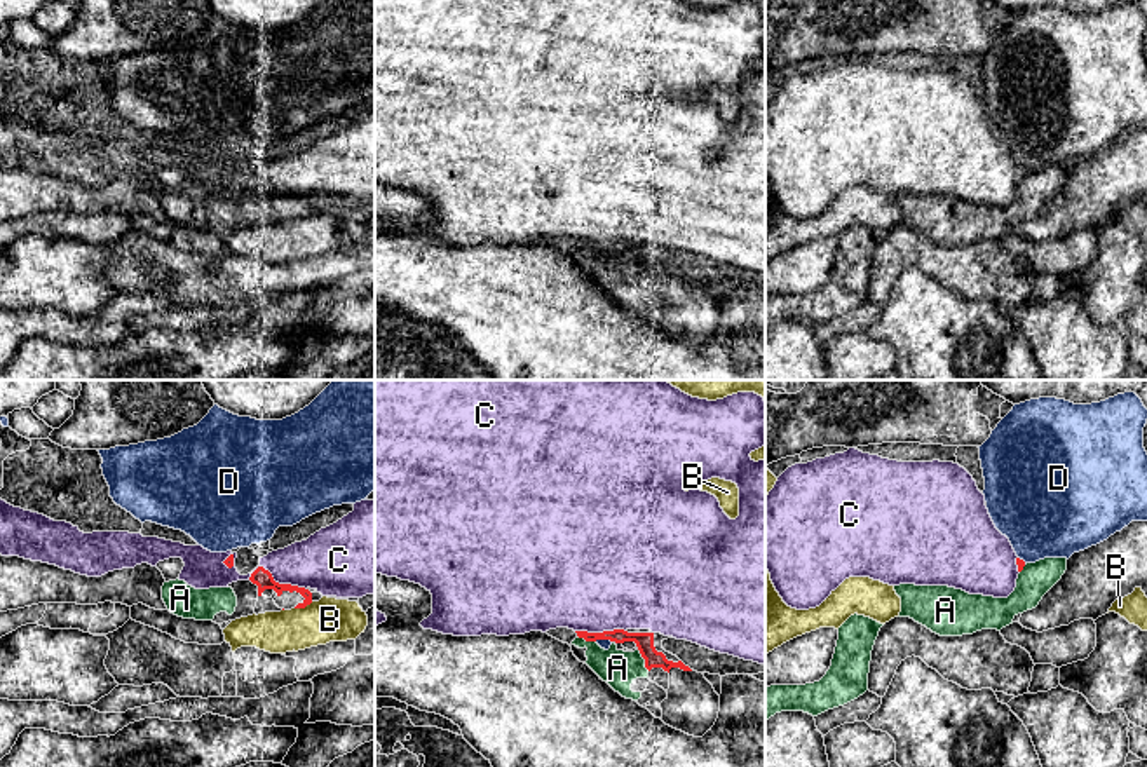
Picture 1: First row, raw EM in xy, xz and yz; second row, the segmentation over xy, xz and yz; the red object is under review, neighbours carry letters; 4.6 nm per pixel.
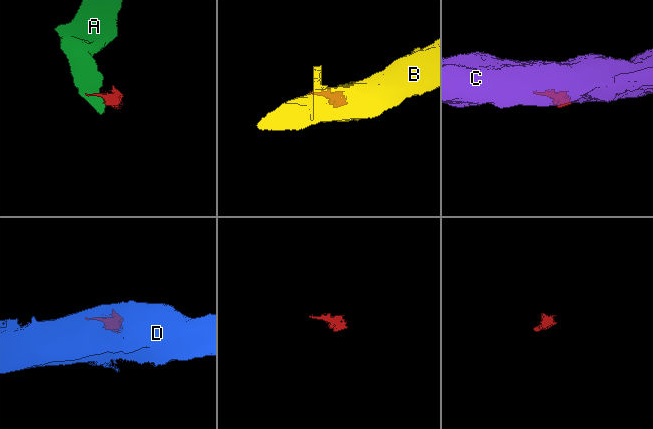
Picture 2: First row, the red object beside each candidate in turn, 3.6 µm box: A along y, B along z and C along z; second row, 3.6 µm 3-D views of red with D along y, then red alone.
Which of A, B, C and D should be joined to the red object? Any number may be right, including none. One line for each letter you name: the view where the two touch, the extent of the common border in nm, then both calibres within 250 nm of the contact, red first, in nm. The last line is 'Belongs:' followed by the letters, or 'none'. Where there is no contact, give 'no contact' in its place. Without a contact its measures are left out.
A: xz | 120 nm | 80/170 nm
Belongs: A

